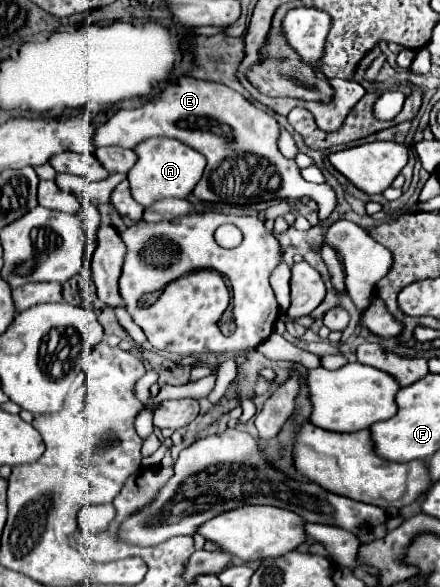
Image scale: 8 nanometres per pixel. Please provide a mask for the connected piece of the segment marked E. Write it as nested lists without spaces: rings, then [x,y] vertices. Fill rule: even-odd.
[[[180,77],[174,83],[168,83],[166,89],[148,105],[132,109],[132,111],[118,111],[108,123],[96,129],[96,145],[118,145],[124,149],[136,149],[136,143],[152,137],[172,137],[180,143],[196,149],[208,159],[208,165],[204,169],[204,175],[194,189],[194,197],[208,203],[230,203],[230,205],[250,205],[260,201],[272,201],[272,199],[300,199],[310,197],[318,203],[318,219],[324,221],[332,215],[336,207],[336,193],[330,185],[316,185],[302,179],[300,169],[296,161],[286,159],[278,151],[278,137],[280,137],[280,125],[276,119],[248,103],[240,93],[232,91],[230,87],[222,83],[212,81],[200,81],[192,77]]]

